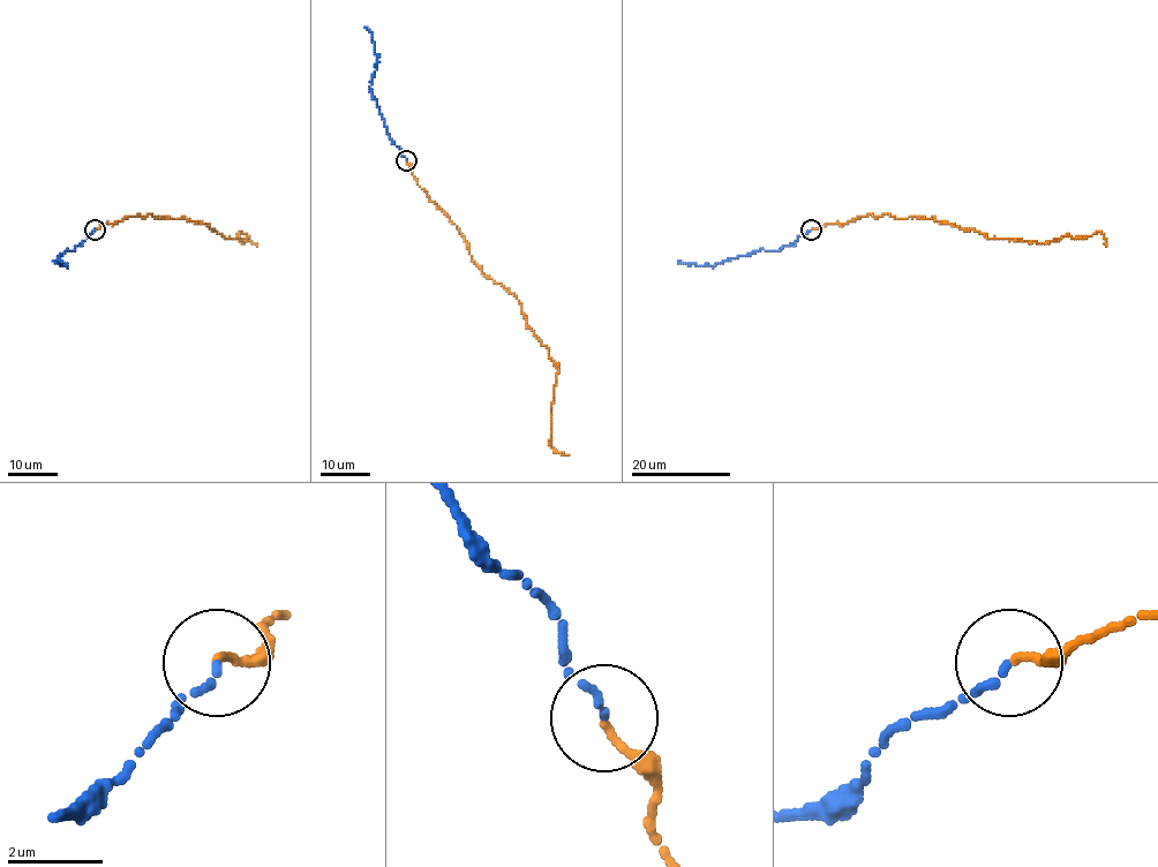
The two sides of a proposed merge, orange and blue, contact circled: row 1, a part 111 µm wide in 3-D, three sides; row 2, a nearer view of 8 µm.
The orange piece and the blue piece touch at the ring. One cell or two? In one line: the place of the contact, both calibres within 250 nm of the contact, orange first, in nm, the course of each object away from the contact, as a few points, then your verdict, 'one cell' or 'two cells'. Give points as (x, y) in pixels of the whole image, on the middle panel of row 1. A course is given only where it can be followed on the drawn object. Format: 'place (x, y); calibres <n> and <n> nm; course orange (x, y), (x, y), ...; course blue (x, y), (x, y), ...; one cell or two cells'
place (406, 160); calibres 140 and 150 nm; course orange (406, 160), (464, 236), (472, 259), (517, 299), (527, 326), (548, 348), (557, 369), (551, 446), (568, 455); course blue (406, 160), (385, 127), (370, 89), (376, 55), (371, 32), (365, 27); one cell

